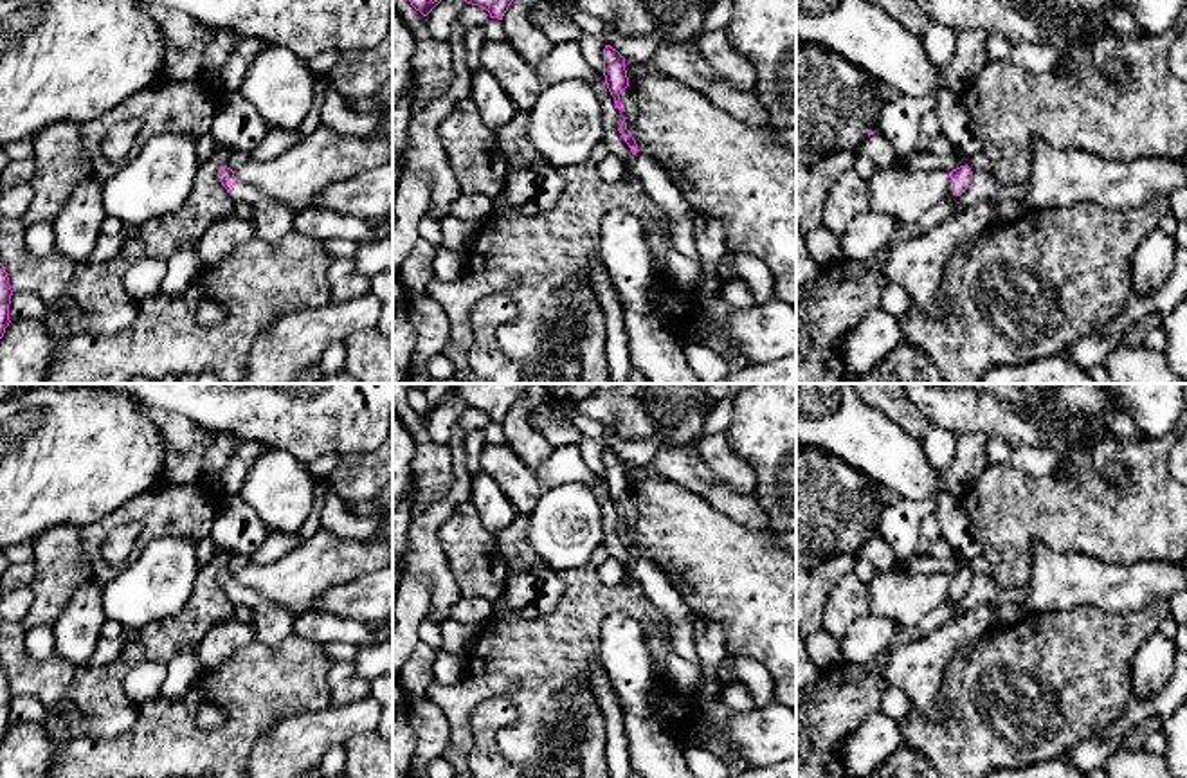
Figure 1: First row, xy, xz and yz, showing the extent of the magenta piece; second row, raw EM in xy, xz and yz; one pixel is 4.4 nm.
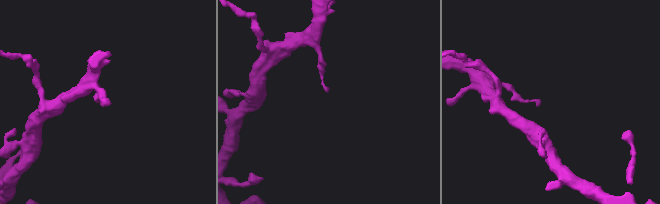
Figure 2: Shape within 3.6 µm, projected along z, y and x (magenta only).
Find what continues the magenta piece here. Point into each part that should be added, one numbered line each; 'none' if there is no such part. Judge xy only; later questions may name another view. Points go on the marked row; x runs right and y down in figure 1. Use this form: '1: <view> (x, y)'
1: xy (272, 220)

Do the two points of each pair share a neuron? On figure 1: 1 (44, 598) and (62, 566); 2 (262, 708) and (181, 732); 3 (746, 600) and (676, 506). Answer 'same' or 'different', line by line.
1: same
2: same
3: same

